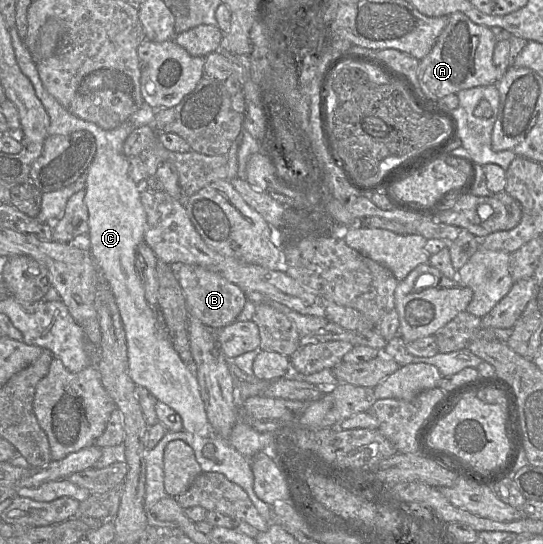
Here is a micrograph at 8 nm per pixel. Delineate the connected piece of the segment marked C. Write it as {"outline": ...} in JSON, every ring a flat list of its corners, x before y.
{"outline":[[97,149,94,159,92,160,92,162,88,167,88,178,85,186,85,203,87,206,88,219,89,219,89,232,88,232,89,251,99,271,104,275,104,277,111,284,113,293,115,295,115,299,119,308,121,319,125,328,125,335,126,335,126,342,127,342,127,355,128,355,128,362,129,362,129,374,133,382,137,386,142,386,148,389,157,398,158,401,161,401,162,403,166,404,167,406,172,408,174,411,176,411,182,419,184,430,192,434,196,434,200,437,209,437,210,435,213,435,214,432,207,418,205,404,201,398,200,388,199,388,197,377,194,374,194,370,189,368,183,362,183,360,180,358,177,351,174,349,169,337,165,336,163,333,159,331,154,308,148,304,145,298,143,283,139,278,135,269,135,250,139,243,144,242,144,233,146,229,146,212,144,210,144,207,140,199,141,188,129,177,128,167,129,167,129,159,123,154,123,152,116,152,116,151,99,152,99,149]]}

